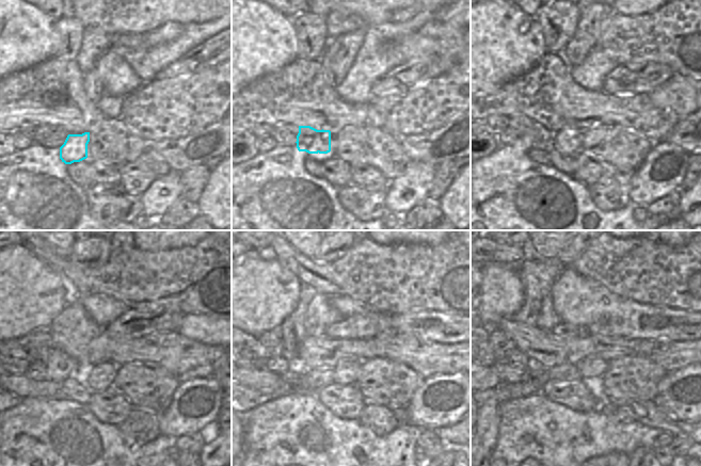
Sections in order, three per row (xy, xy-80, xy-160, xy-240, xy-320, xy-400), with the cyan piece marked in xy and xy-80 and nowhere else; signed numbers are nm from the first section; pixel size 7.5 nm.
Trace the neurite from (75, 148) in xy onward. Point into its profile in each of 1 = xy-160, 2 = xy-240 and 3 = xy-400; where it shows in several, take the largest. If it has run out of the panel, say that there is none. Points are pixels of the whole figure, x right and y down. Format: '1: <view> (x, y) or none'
1: xy-160 (568, 141)
2: xy-240 (99, 378)
3: xy-400 (591, 368)

